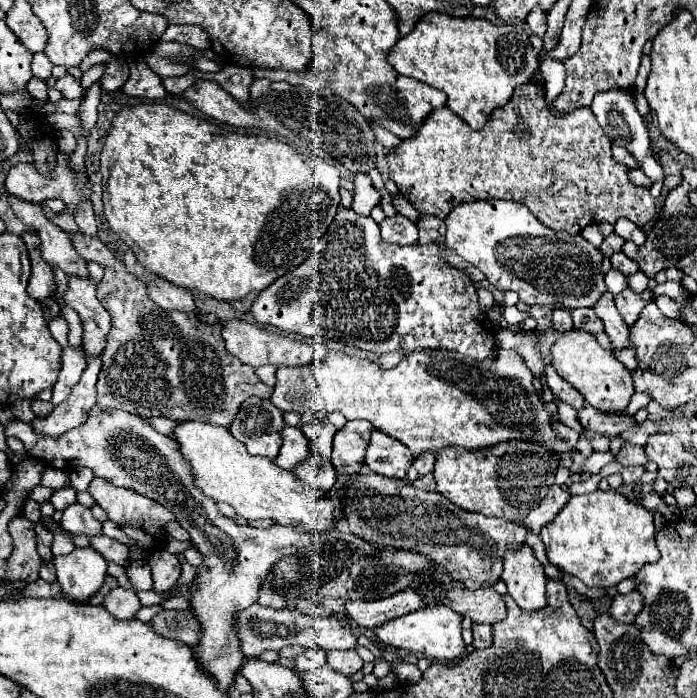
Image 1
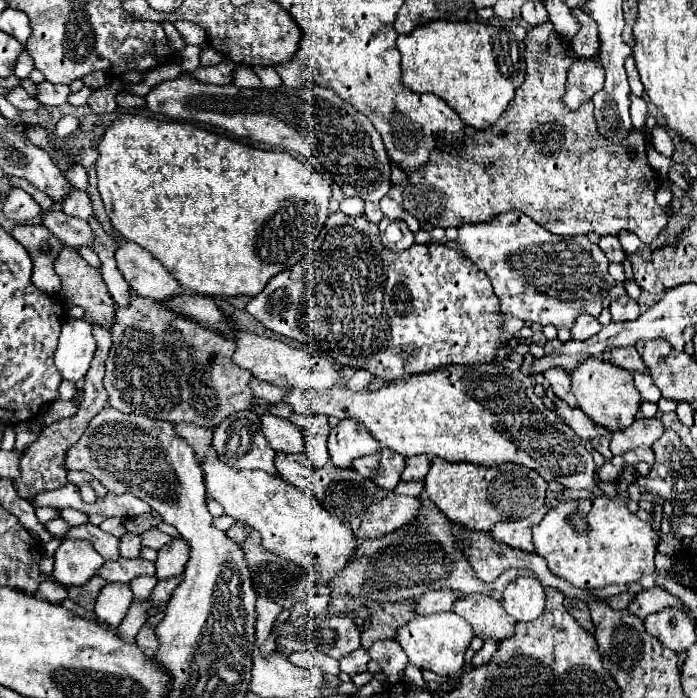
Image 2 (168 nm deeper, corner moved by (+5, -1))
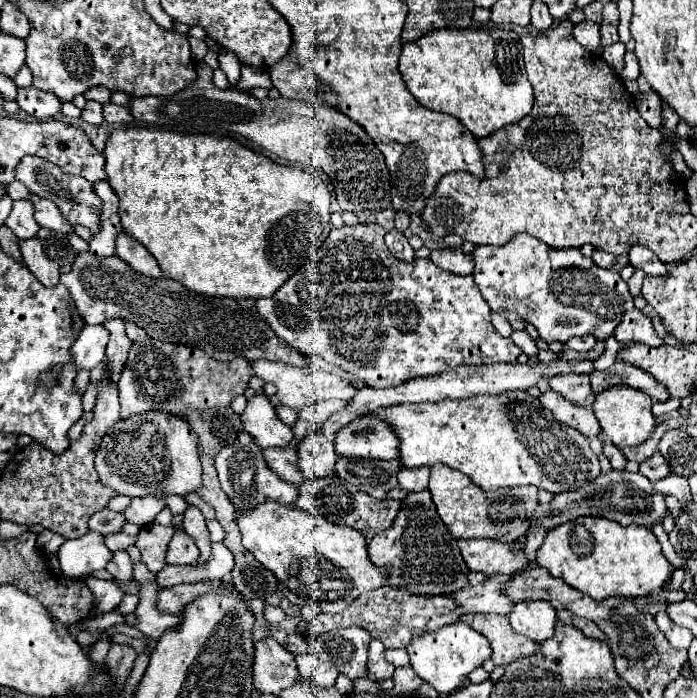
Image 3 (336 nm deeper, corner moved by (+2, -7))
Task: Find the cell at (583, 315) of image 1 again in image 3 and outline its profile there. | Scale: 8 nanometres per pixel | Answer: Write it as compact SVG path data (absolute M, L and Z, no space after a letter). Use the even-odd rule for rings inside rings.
M585 335L585 337L575 337L575 339L569 339L565 345L573 351L589 351L593 349L597 343L597 339L593 335Z

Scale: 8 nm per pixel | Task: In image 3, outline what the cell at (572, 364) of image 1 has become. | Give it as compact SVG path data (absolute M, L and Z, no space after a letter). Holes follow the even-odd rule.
M613 385L613 387L607 387L595 395L591 409L593 409L593 413L595 413L595 417L603 429L603 435L611 443L615 443L619 449L623 449L623 447L641 445L649 437L649 433L653 431L657 421L651 413L651 405L653 405L651 397L643 395L643 391L635 391L633 387Z

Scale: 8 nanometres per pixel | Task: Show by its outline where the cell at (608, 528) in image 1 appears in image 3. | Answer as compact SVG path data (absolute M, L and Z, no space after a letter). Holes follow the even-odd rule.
M583 517L563 523L563 527L553 527L545 537L545 543L537 549L537 565L597 601L613 595L649 595L663 587L673 573L673 567L665 559L651 529L639 525L623 527L599 517Z

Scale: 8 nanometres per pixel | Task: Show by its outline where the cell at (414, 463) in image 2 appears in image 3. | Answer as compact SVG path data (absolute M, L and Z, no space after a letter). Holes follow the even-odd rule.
M401 467L399 475L397 475L399 487L405 491L423 491L423 489L427 489L429 473L431 473L429 467L415 467L415 469Z

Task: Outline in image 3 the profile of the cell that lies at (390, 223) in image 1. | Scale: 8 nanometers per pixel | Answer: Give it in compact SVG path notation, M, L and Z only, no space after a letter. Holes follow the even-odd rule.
M393 229L393 231L389 231L389 233L385 235L385 245L387 245L389 251L391 251L397 259L401 259L401 261L413 261L413 257L415 257L415 251L413 251L413 247L409 245L407 237L405 237L403 233L399 233L397 229Z

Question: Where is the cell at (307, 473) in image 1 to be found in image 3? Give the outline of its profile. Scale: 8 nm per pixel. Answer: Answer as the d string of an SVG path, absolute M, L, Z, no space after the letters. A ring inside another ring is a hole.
M293 441L289 447L285 449L265 449L265 461L267 465L285 481L301 485L305 483L303 479L303 471L299 471L299 457L297 457L297 443Z

